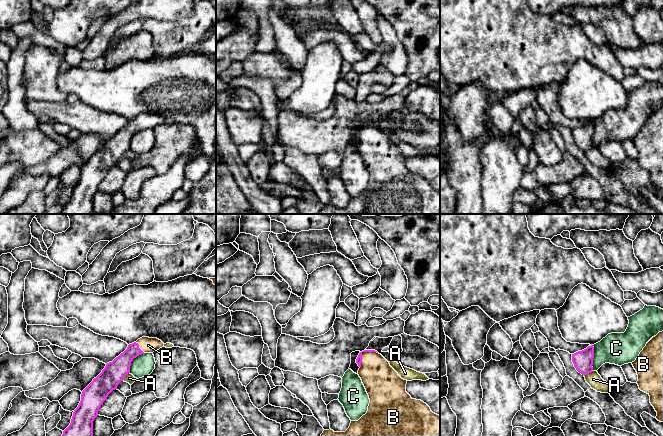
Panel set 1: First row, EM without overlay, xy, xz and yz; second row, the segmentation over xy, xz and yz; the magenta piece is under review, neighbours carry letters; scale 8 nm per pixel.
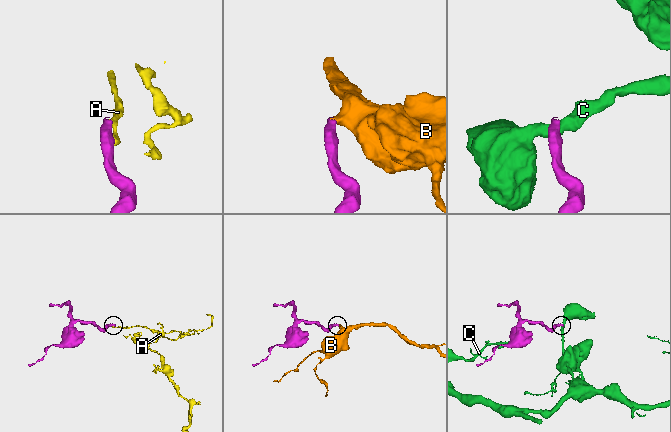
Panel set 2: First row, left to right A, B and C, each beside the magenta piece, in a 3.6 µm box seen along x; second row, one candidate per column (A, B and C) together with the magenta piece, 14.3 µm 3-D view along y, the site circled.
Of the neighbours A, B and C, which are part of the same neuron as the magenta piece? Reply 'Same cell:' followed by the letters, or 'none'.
Same cell: B

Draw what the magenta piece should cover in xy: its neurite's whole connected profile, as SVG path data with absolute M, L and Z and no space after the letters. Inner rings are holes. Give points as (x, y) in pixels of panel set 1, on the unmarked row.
M142 113L106 140L102 148L82 167L81 177L74 186L70 201L61 214L93 214L93 197L108 171L130 149L131 138L144 129L153 129L164 123L157 114Z

